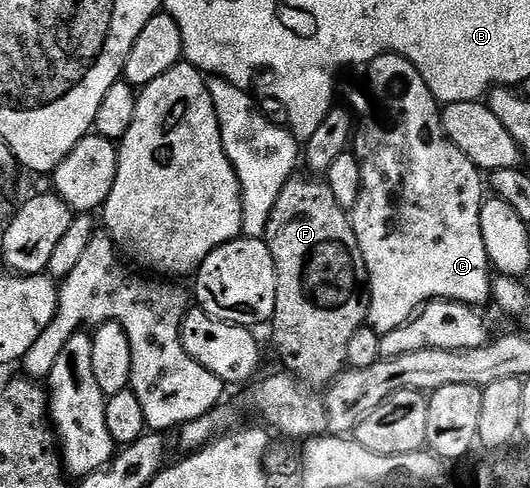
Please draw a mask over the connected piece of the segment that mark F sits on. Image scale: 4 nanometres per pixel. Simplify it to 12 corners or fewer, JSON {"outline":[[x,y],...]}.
{"outline":[[294,174],[263,239],[284,371],[328,386],[366,323],[350,217]]}

